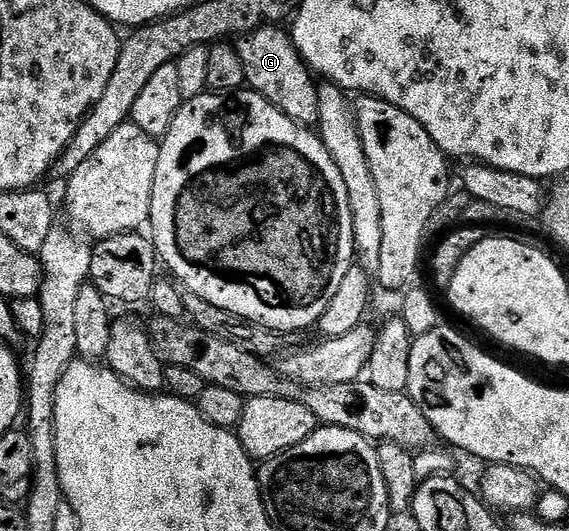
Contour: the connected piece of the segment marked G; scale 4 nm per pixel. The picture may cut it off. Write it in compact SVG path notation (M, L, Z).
M279 26L258 28L250 36L240 39L237 47L241 66L245 66L246 87L261 94L293 122L314 129L319 123L320 85L315 84L316 77L296 50L290 35Z

